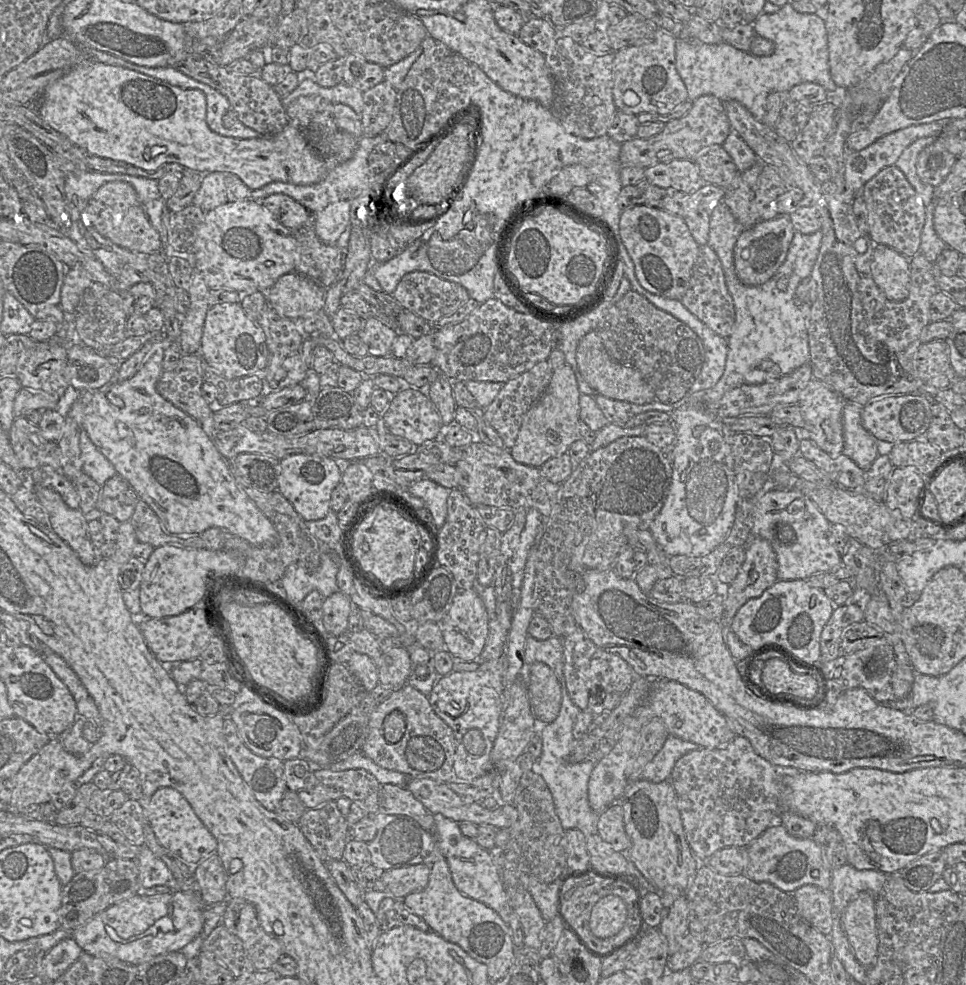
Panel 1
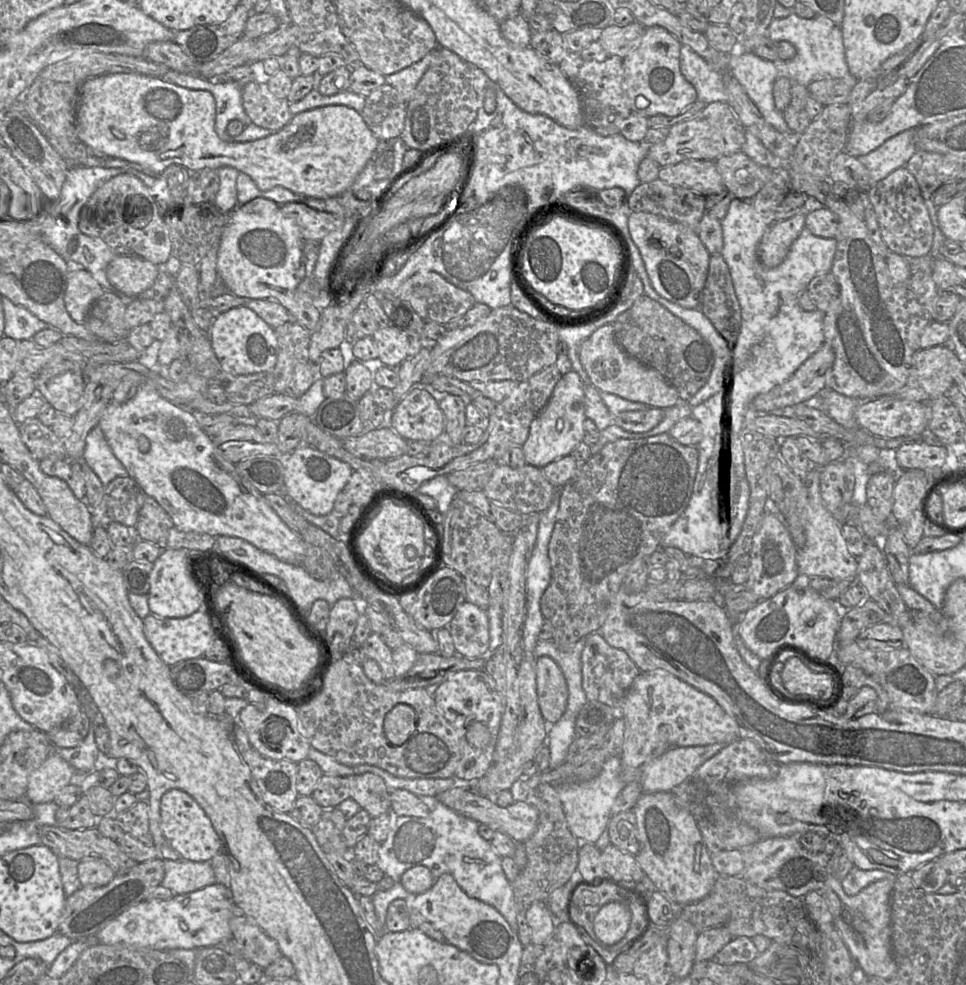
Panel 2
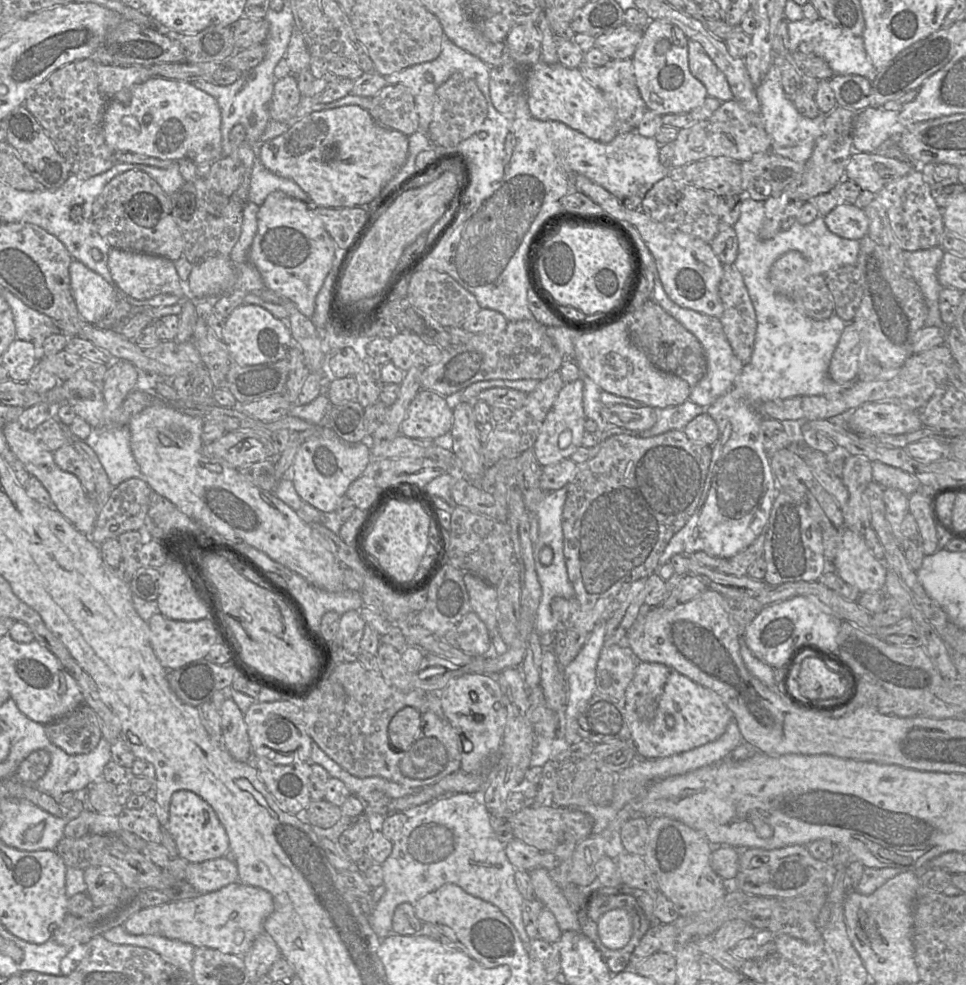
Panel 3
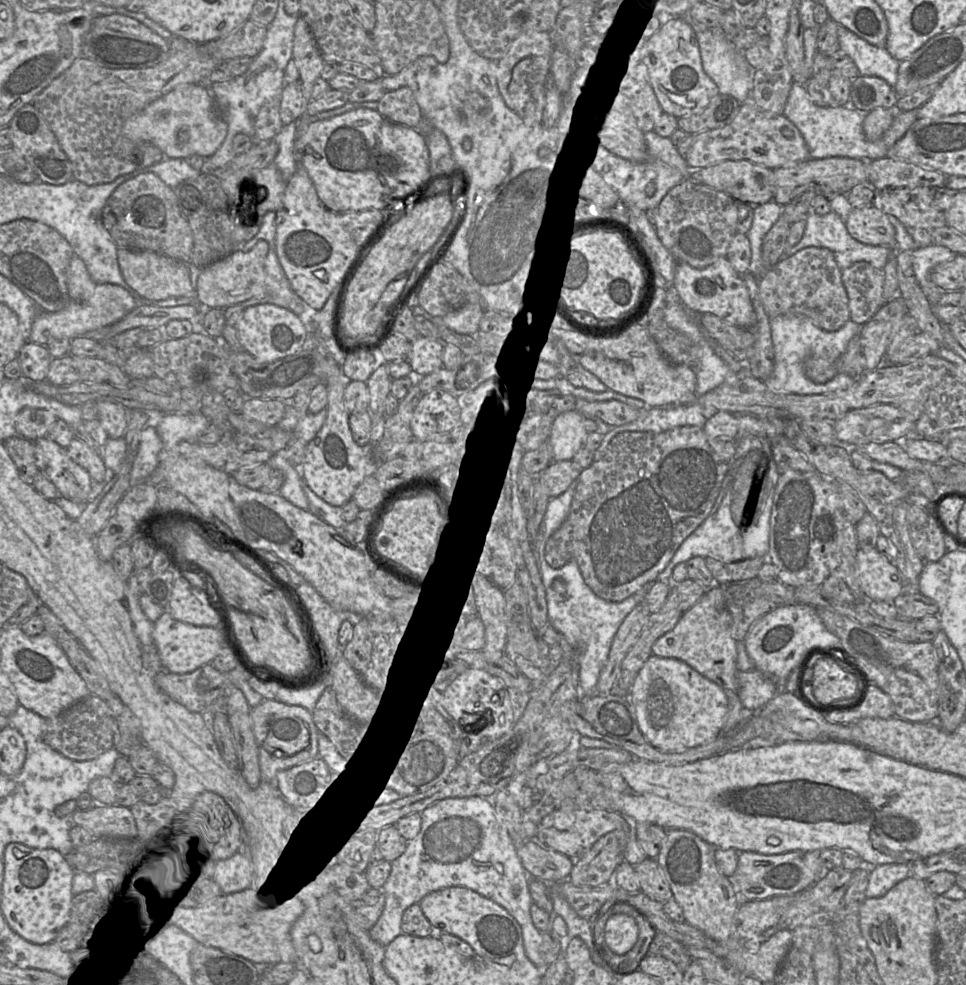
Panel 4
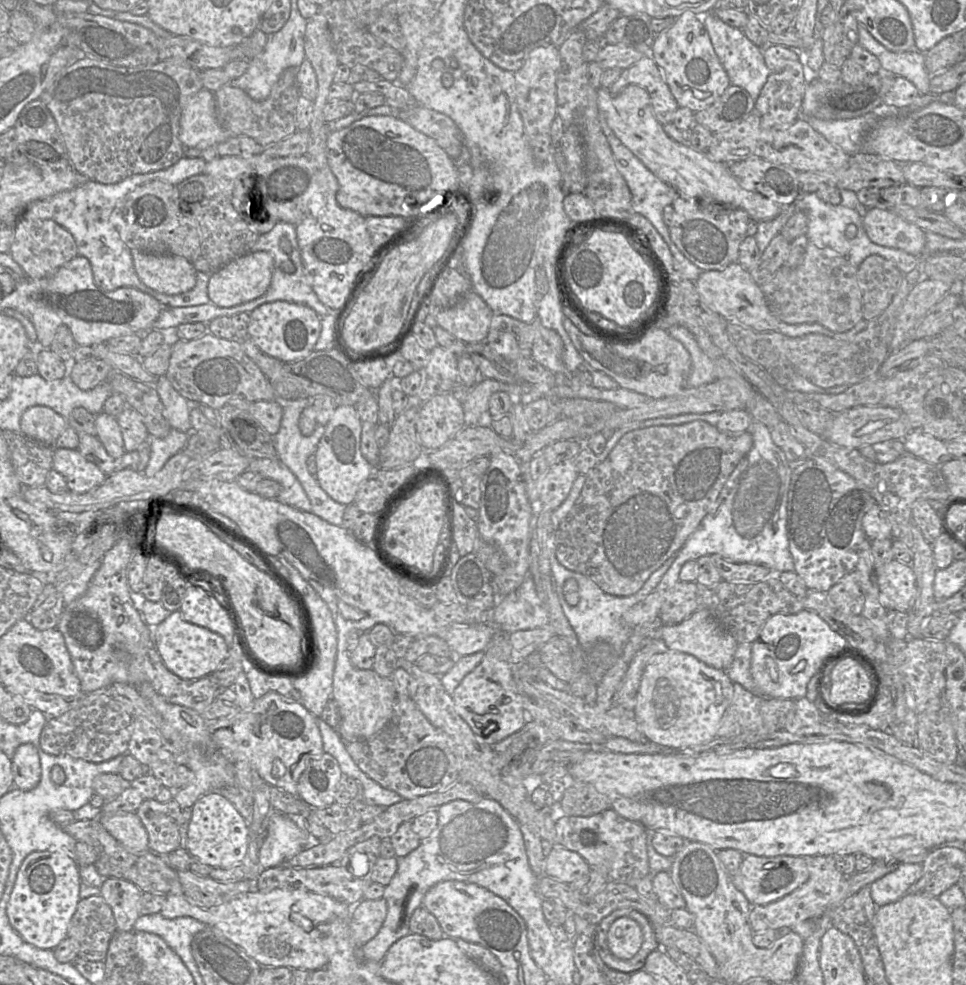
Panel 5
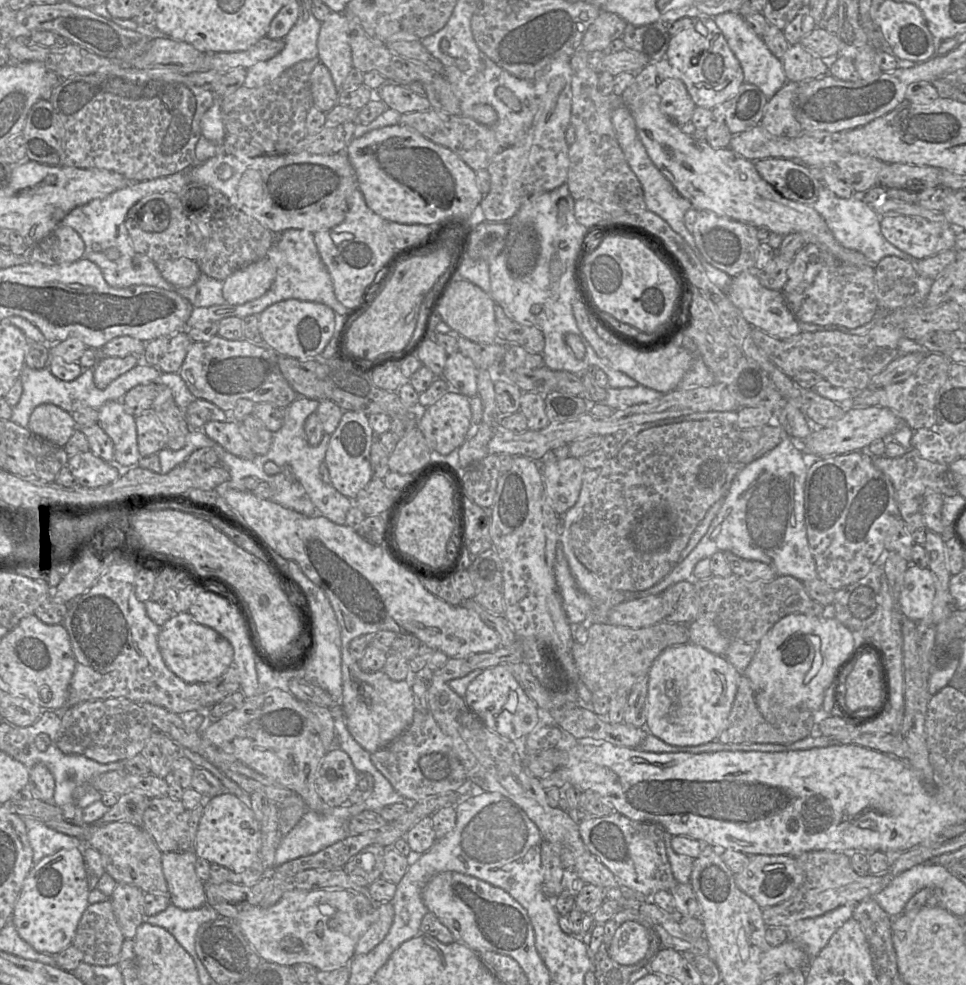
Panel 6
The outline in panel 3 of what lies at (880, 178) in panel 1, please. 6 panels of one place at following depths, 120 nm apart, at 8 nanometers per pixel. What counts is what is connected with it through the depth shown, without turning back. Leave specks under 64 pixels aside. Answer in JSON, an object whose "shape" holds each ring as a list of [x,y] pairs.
{"shape":[[[918,169],[888,183],[875,194],[889,219],[892,231],[903,251],[918,251],[940,246],[944,231],[942,209],[935,202],[932,189]]]}

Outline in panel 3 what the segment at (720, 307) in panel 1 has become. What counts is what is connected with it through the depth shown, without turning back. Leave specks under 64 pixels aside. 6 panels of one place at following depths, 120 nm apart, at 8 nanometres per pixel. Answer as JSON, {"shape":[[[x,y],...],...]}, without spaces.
{"shape":[[[734,264],[723,265],[719,296],[723,305],[719,320],[724,334],[739,360],[745,365],[753,353],[757,319],[743,277]]]}

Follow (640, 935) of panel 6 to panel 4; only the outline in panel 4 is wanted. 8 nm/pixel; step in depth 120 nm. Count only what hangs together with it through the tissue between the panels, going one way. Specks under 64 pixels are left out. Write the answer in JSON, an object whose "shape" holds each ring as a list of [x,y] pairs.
{"shape":[[[616,913],[608,917],[604,928],[604,943],[617,955],[624,955],[635,945],[638,927],[635,920],[625,914]]]}

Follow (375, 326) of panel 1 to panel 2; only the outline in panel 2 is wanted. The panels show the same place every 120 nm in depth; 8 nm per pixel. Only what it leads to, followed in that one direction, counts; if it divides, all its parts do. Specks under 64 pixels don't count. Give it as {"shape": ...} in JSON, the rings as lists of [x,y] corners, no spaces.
{"shape":[[[387,326],[379,328],[373,335],[378,348],[378,359],[382,365],[397,368],[408,358],[409,337]]]}

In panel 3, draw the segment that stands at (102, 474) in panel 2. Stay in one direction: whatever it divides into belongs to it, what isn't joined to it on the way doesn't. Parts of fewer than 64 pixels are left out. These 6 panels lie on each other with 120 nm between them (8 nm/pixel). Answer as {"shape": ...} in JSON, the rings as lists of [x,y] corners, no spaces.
{"shape":[[[107,426],[94,429],[86,440],[96,452],[113,487],[130,478],[142,478],[139,464],[133,455],[128,426]]]}

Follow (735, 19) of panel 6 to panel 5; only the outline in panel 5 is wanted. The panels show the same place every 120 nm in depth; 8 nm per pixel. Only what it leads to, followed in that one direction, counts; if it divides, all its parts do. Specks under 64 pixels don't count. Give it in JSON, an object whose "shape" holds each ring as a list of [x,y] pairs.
{"shape":[[[698,13],[698,14],[703,14],[702,20],[704,23],[704,27],[706,28],[706,30],[709,34],[709,37],[710,37],[710,40],[711,40],[711,43],[712,43],[712,46],[713,46],[715,53],[717,54],[717,56],[718,56],[722,66],[724,67],[725,71],[727,72],[727,75],[729,77],[731,85],[735,85],[735,86],[739,86],[739,87],[744,88],[751,95],[751,97],[753,97],[756,100],[758,98],[760,92],[761,92],[761,89],[763,88],[764,84],[766,83],[768,76],[771,73],[770,69],[767,67],[767,65],[765,64],[765,61],[764,61],[763,51],[762,51],[763,48],[758,47],[752,41],[750,41],[741,29],[726,24],[725,22],[720,20],[713,13]]]}

